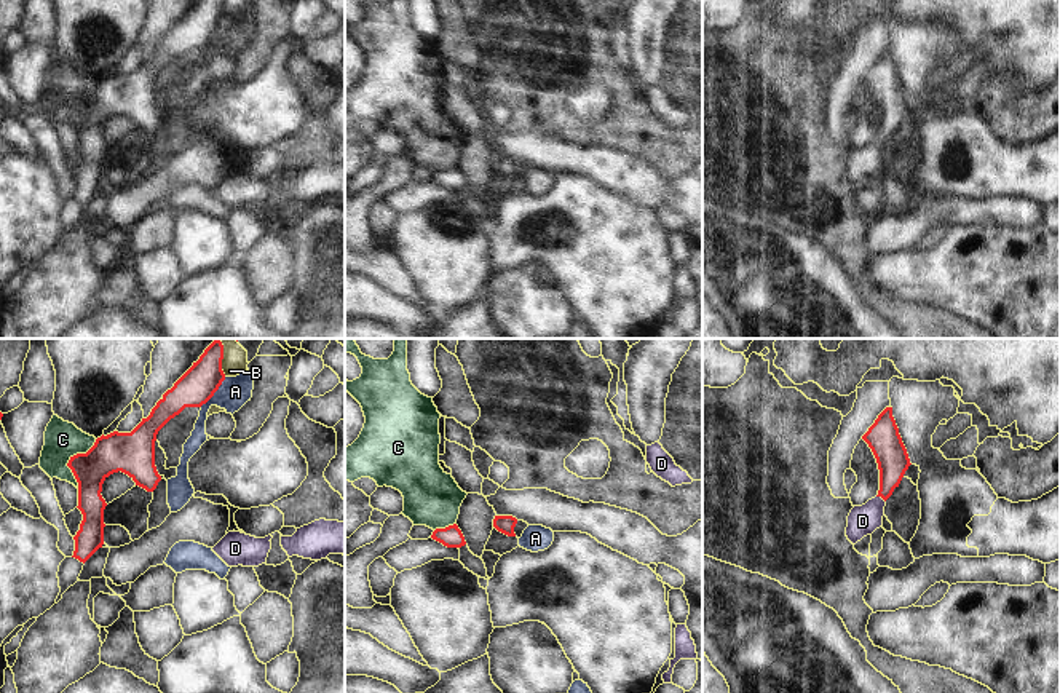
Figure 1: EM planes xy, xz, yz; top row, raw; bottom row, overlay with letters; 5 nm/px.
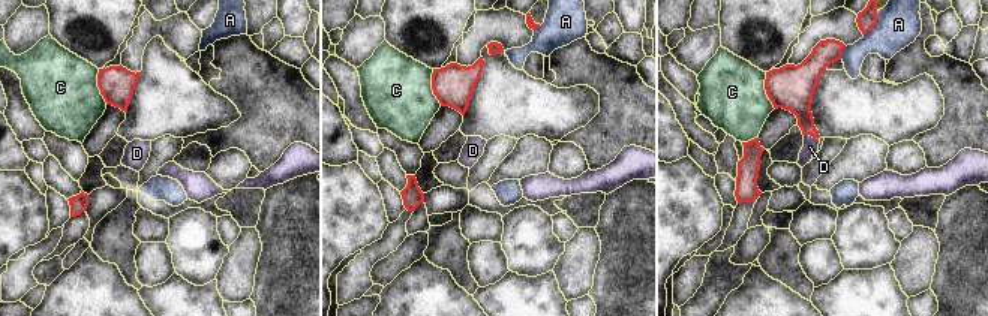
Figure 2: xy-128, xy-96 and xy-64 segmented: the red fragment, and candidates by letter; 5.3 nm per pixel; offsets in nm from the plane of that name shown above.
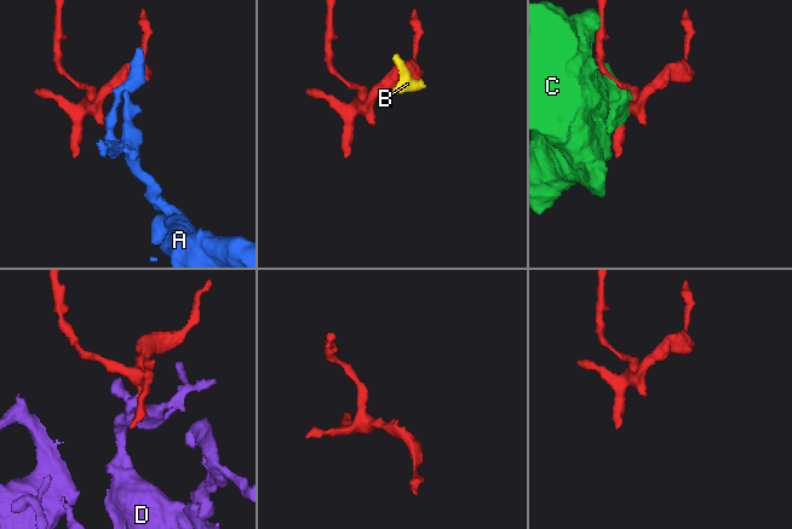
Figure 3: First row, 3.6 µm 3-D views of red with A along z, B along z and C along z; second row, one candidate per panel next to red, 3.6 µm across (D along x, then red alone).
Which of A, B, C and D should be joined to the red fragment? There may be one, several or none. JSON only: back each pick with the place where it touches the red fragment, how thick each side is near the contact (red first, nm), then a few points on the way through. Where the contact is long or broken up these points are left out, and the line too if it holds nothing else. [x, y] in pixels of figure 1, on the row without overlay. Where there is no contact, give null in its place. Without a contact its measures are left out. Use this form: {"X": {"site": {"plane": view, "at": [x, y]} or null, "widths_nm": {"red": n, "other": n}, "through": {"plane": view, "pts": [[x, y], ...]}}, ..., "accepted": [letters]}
{"D": {"site": {"plane": "yz", "at": [882, 139]}, "widths_nm": {"red": 160, "other": 150}, "through": {"plane": "yz", "pts": [[891, 98], [891, 117], [882, 139], [862, 163]]}}, "accepted": ["D"]}

